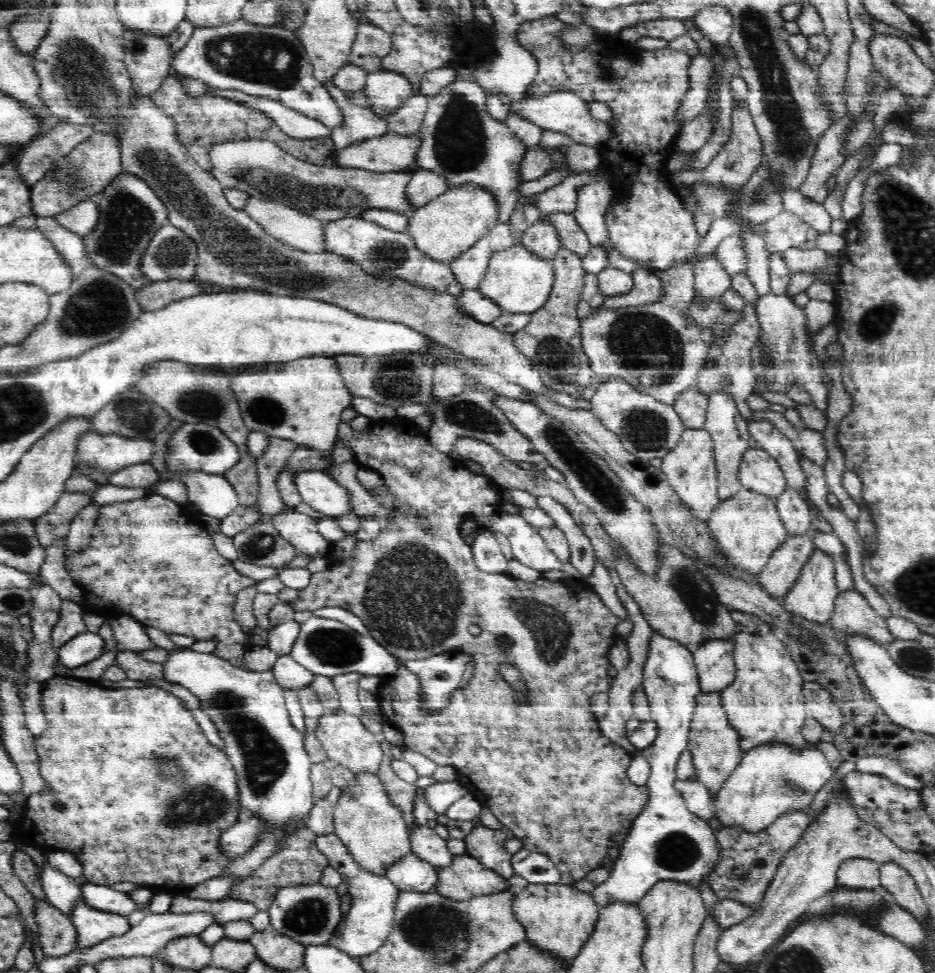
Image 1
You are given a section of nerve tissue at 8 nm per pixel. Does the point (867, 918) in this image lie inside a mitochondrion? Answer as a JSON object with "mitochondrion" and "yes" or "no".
{"mitochondrion":"no"}

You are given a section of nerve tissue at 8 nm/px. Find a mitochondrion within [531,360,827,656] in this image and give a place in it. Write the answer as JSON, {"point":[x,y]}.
{"point":[594,480]}

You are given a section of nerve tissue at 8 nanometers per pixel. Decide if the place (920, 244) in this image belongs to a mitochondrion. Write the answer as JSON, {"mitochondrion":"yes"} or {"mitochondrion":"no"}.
{"mitochondrion":"yes"}

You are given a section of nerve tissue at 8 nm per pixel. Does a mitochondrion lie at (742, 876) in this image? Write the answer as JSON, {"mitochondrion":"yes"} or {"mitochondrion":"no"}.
{"mitochondrion":"no"}

